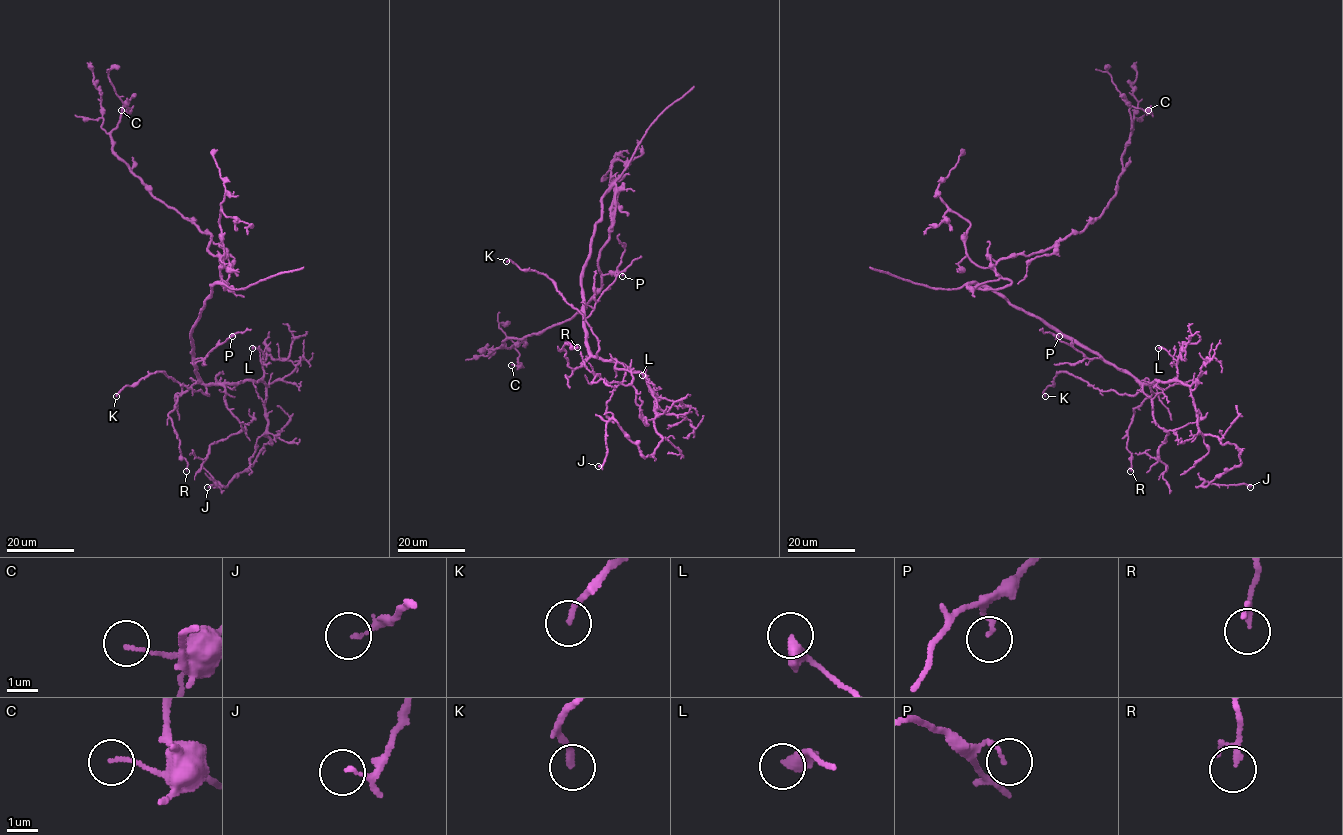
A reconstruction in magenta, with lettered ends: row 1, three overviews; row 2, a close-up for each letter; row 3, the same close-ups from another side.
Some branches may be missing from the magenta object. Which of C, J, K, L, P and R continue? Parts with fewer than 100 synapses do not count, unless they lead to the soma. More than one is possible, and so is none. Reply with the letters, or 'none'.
none

